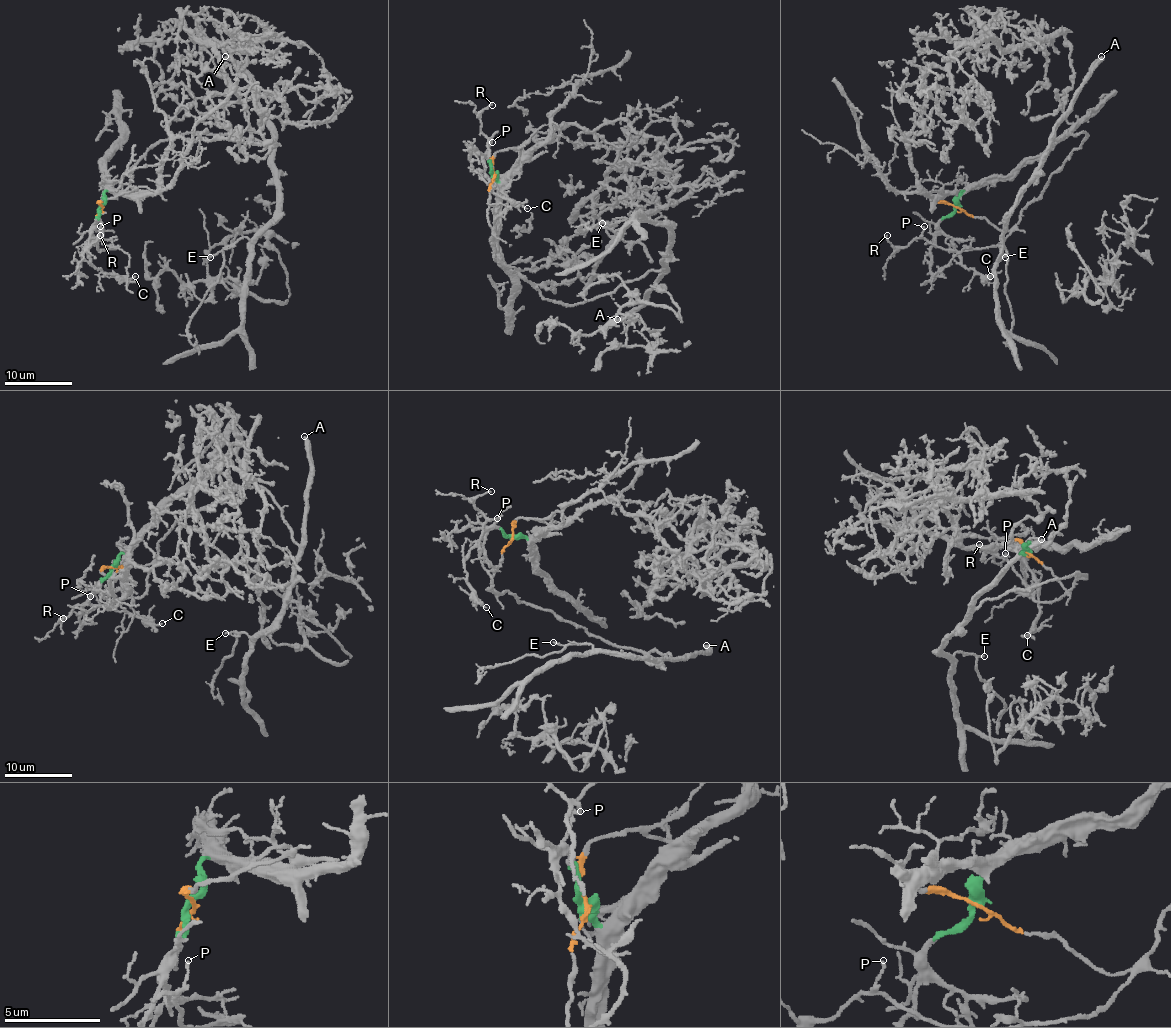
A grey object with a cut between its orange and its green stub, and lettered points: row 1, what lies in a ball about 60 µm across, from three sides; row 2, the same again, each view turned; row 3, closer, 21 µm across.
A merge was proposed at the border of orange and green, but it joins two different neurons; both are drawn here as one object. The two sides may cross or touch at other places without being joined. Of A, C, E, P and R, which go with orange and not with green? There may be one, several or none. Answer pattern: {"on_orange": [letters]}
{"on_orange": ["A", "E", "P", "R"]}

